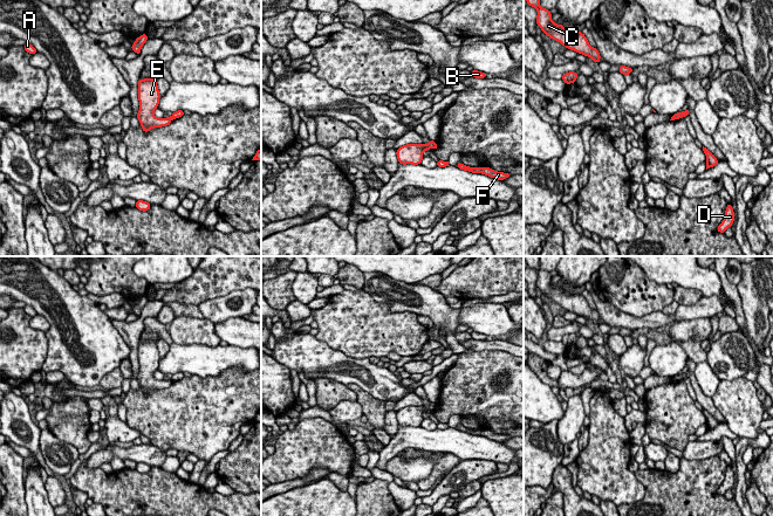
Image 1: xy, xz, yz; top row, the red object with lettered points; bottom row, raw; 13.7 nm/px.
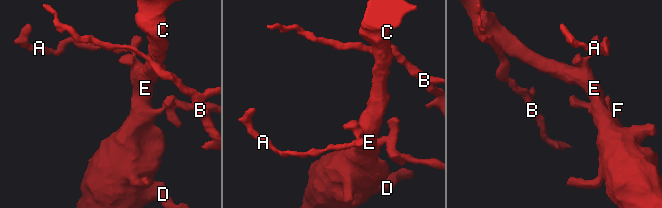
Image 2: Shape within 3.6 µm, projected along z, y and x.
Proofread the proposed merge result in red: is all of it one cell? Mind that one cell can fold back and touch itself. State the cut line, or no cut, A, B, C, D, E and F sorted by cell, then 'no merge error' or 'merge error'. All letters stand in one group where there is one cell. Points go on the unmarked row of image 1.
cut in xz along (436, 406), (432, 410); A C D E / B F; merge error

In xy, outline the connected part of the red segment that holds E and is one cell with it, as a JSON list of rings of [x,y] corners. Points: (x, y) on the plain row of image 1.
[[[138,342],[139,372],[136,379],[139,381],[141,390],[145,395],[153,390],[166,388],[172,383],[171,379],[157,380],[153,377],[153,373],[158,370],[159,360],[160,357],[156,342]]]

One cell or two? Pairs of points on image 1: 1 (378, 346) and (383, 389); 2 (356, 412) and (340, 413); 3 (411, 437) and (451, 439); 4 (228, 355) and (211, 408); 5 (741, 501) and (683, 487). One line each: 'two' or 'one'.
1: two
2: one
3: one
4: two
5: two

